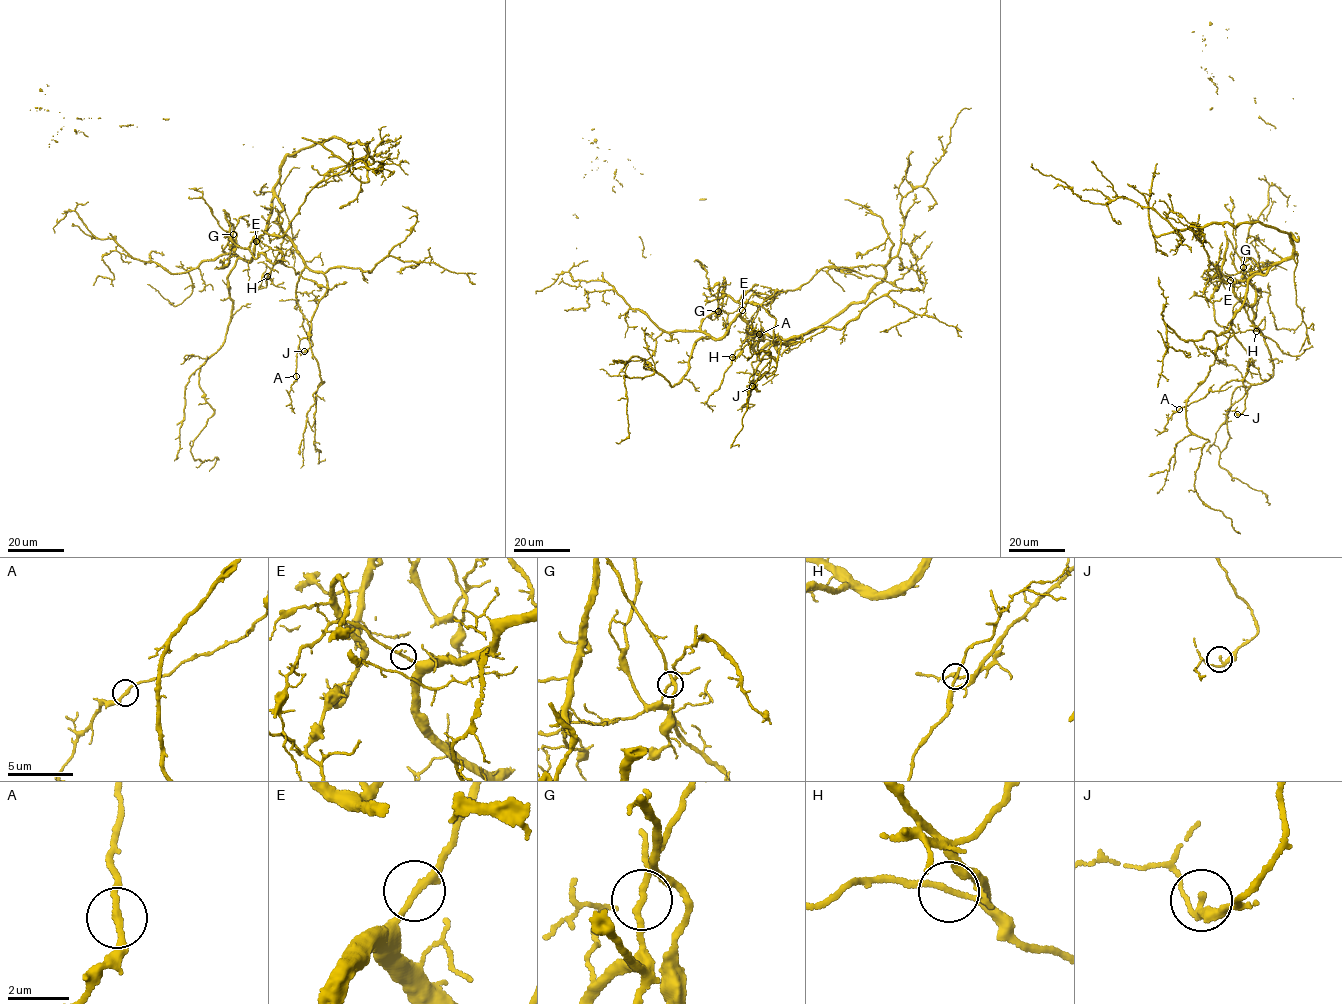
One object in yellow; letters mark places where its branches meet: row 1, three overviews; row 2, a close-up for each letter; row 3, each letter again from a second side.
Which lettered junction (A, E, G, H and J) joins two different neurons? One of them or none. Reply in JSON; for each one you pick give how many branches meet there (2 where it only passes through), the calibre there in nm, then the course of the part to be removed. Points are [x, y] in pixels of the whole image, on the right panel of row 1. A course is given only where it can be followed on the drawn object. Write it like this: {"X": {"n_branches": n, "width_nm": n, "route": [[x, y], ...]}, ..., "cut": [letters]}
{"G": {"n_branches": 2, "width_nm": 200, "route": [[1243, 267], [1227, 238], [1223, 278], [1217, 263], [1208, 275], [1193, 232], [1202, 230], [1162, 212]]}, "cut": ["G"]}

